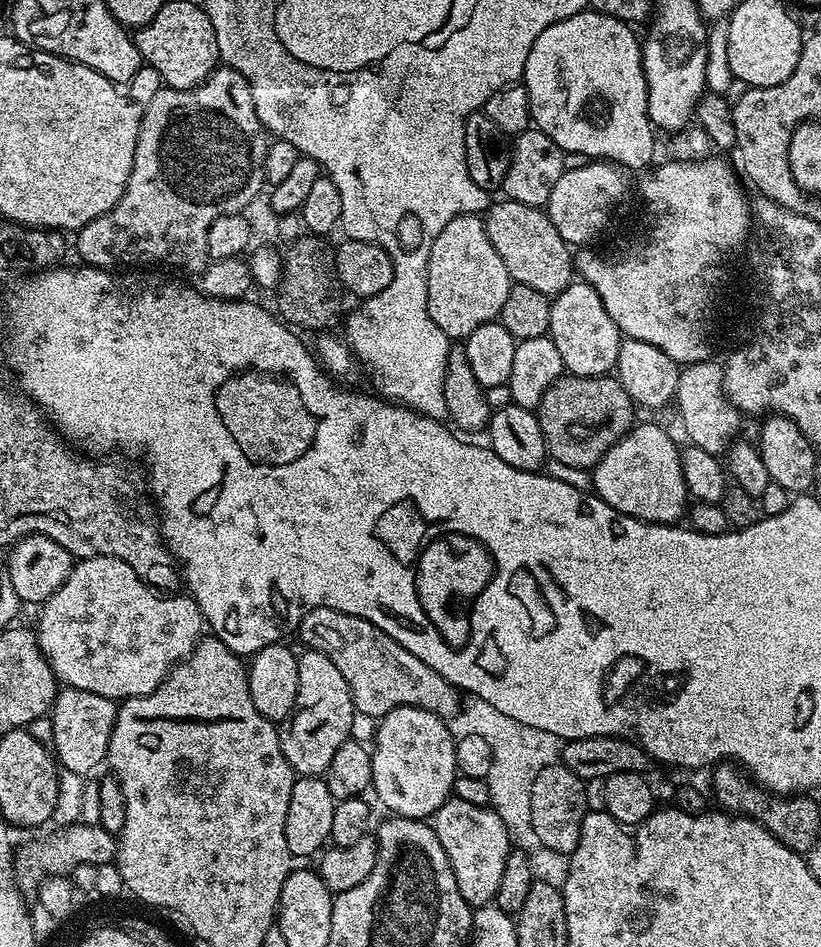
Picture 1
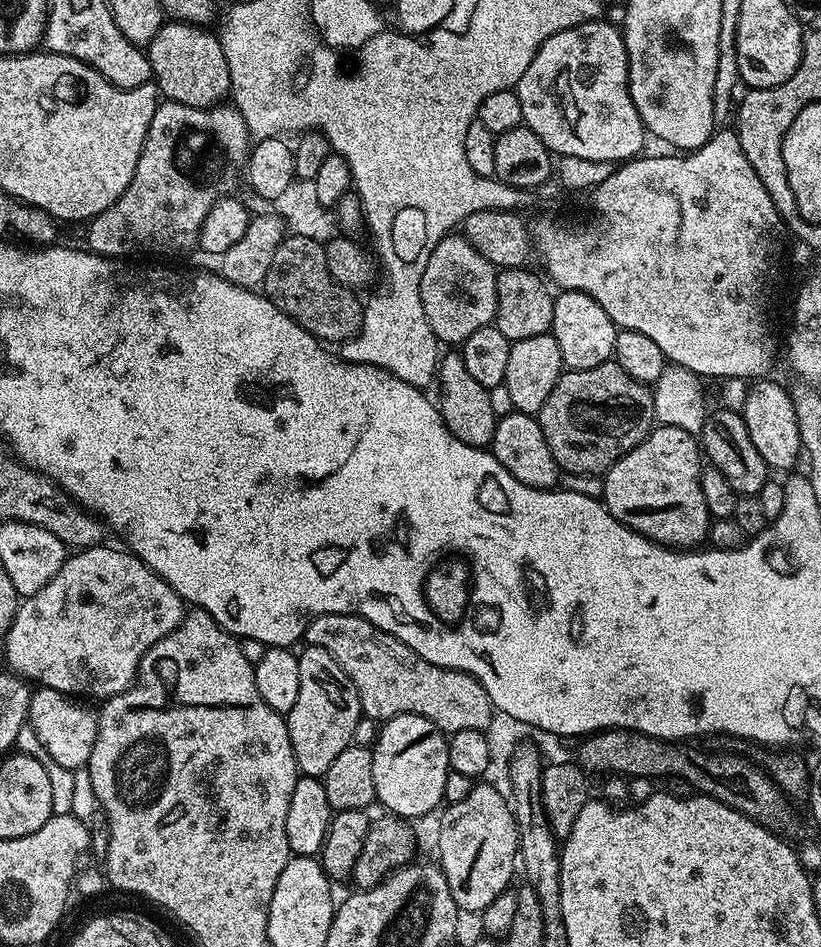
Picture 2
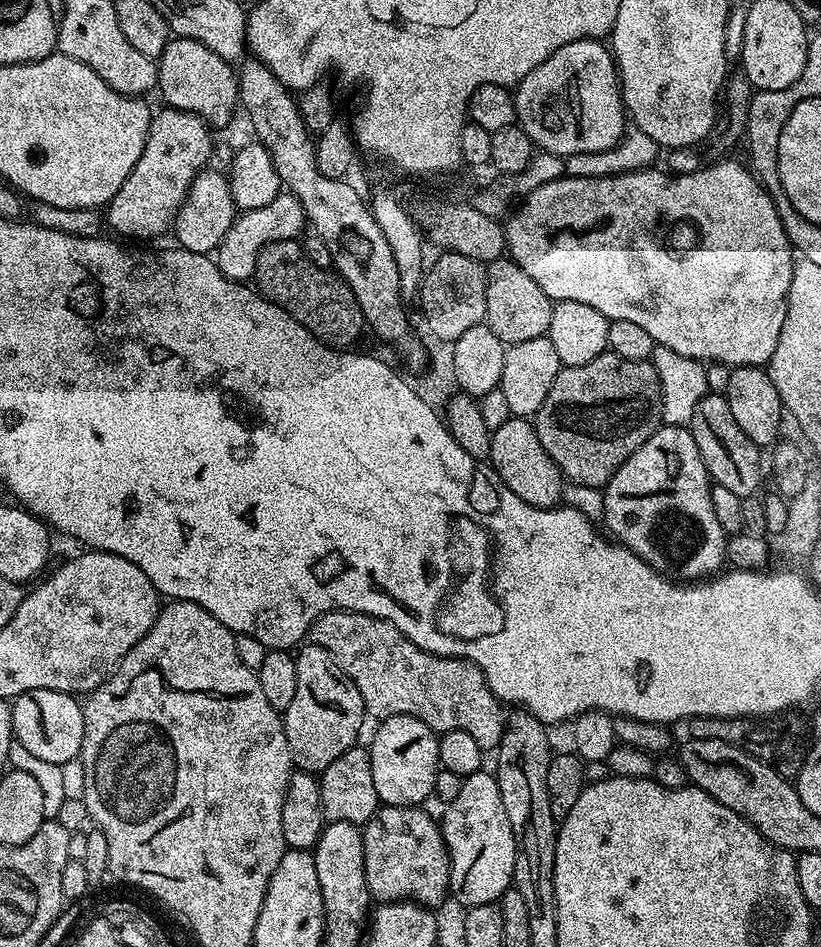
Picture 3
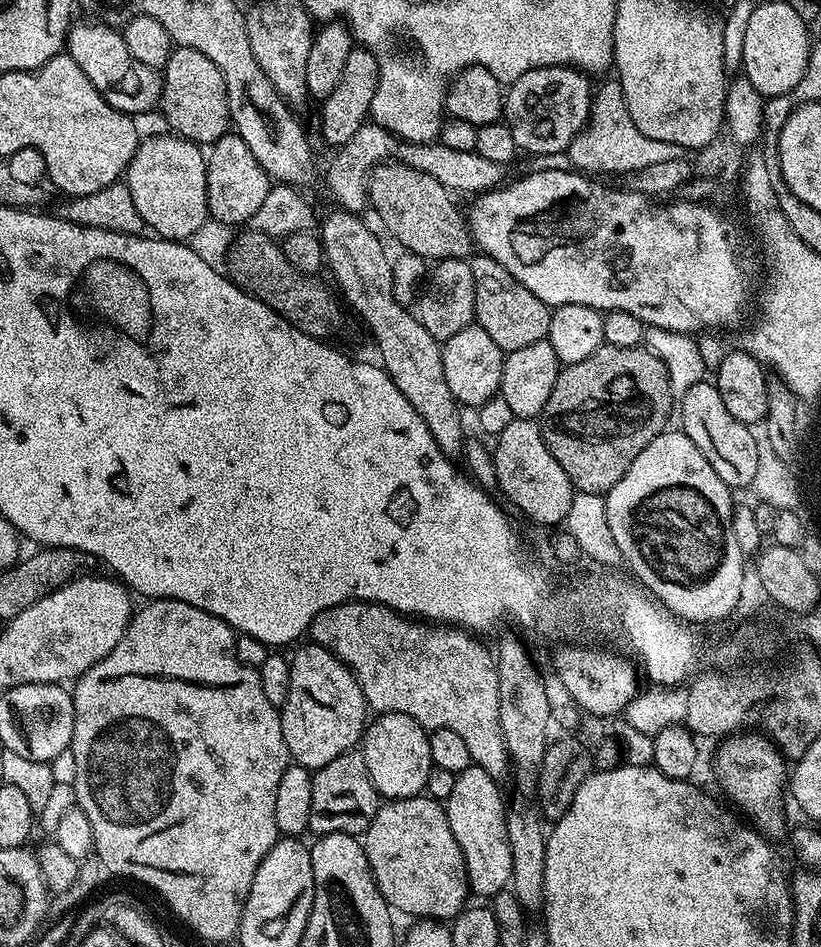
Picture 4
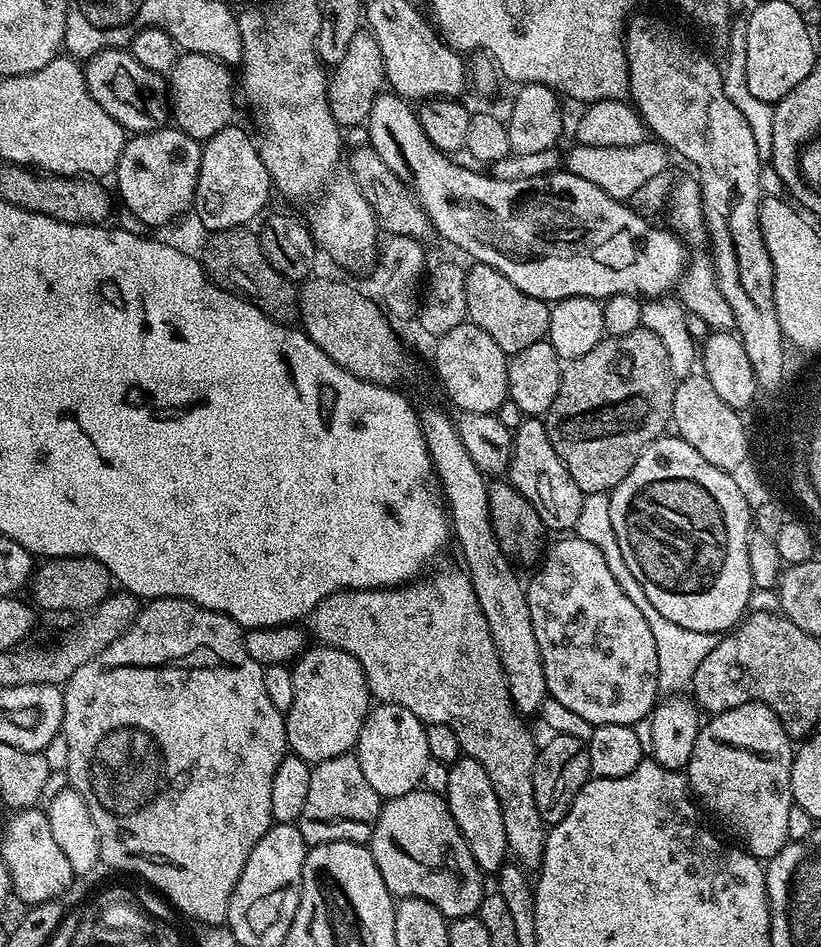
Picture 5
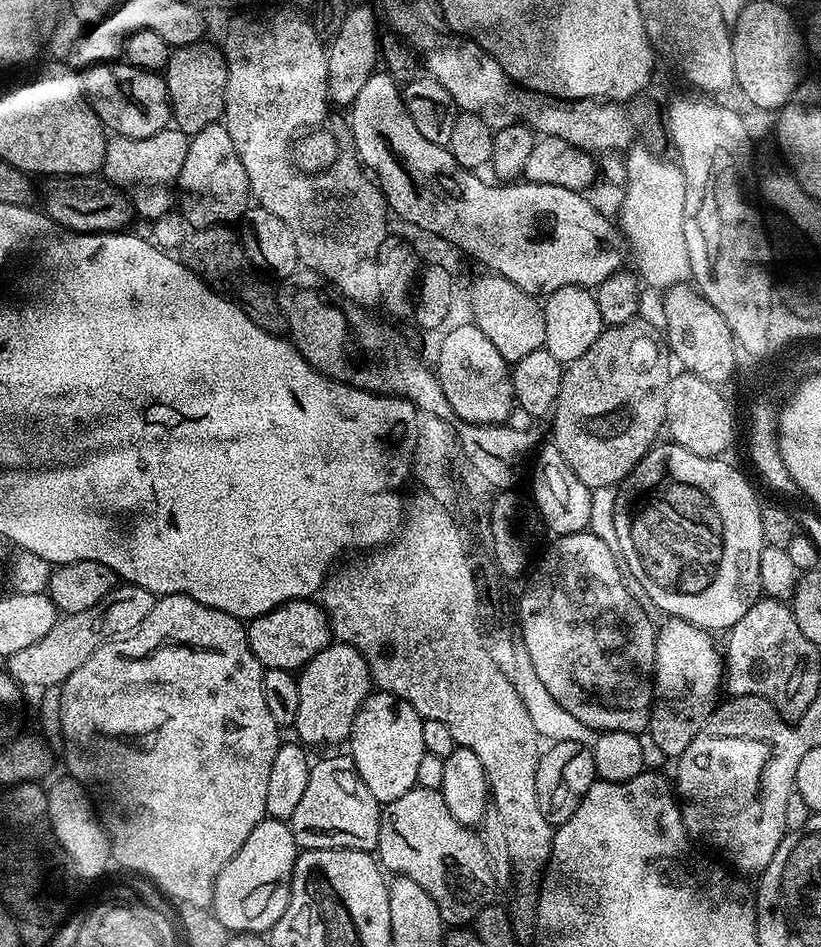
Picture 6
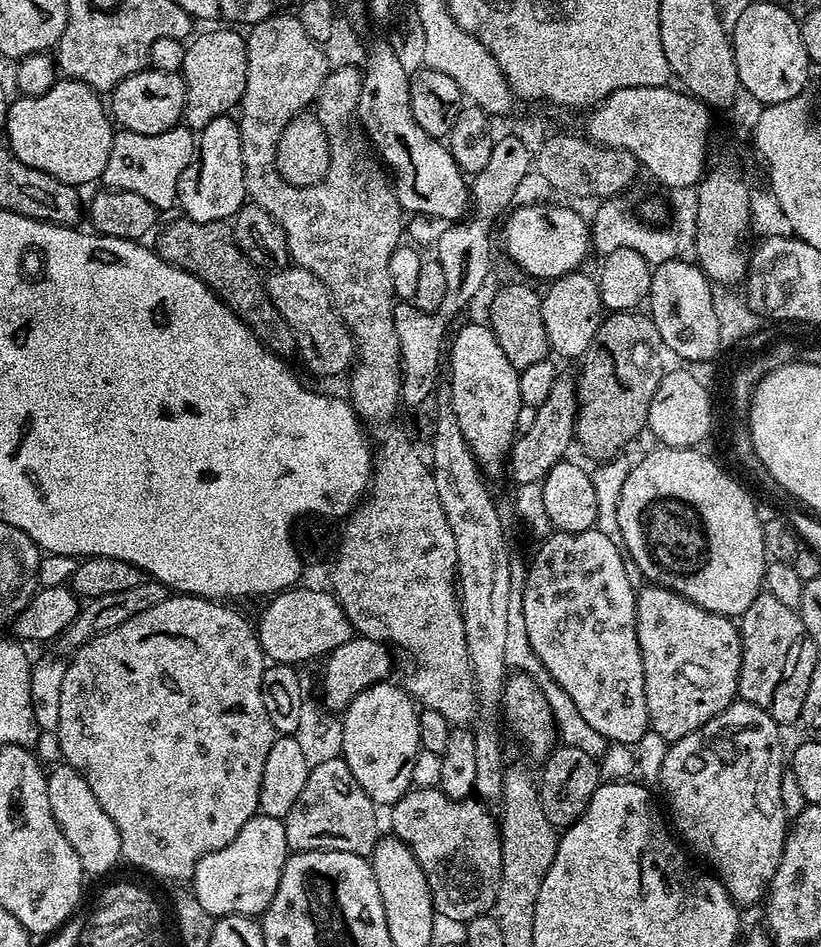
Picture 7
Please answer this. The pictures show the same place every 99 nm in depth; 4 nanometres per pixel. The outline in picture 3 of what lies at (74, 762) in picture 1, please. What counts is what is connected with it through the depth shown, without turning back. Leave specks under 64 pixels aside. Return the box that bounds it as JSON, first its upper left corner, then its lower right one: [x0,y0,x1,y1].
[11,690,84,765]

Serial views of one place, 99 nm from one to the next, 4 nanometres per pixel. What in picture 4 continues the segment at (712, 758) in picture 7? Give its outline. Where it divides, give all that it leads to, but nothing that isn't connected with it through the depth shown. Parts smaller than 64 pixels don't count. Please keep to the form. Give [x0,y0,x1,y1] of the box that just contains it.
[712,734,786,838]

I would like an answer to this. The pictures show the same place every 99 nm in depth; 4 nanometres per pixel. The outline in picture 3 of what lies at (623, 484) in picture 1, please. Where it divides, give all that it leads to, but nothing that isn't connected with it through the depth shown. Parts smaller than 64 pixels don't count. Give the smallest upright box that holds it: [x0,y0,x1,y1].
[603,427,726,582]

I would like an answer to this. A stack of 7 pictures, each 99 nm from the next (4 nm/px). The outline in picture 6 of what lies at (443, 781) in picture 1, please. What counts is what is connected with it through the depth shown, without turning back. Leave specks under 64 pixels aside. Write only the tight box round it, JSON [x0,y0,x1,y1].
[350,690,425,805]

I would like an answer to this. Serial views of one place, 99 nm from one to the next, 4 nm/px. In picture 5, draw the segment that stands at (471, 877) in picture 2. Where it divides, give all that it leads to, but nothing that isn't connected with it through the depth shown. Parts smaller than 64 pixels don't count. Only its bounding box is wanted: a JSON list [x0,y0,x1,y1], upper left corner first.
[446,758,509,874]

